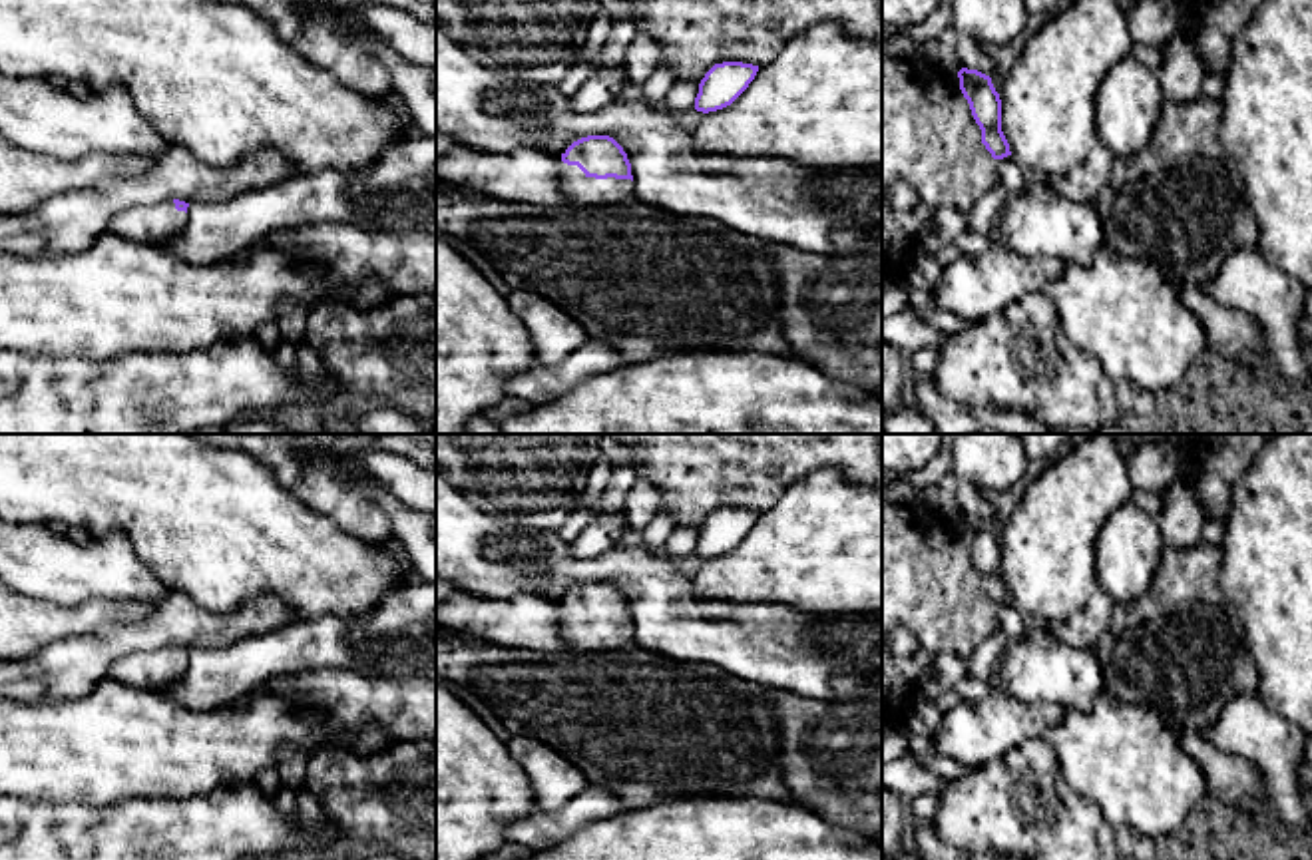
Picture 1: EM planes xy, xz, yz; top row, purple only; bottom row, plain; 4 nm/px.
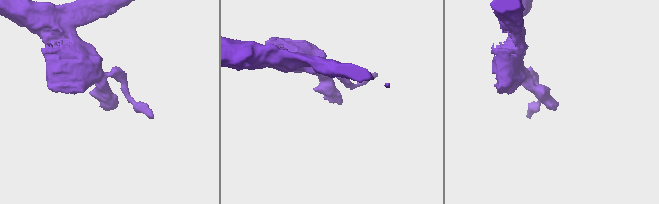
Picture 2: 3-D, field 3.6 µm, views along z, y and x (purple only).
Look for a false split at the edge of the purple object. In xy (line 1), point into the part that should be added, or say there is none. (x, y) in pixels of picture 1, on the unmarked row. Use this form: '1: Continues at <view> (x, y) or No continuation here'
1: Continues at xy (160, 669)

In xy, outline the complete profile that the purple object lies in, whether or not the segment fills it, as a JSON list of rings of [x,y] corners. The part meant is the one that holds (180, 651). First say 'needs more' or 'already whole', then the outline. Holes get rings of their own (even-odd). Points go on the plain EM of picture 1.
needs more | [[[173,645],[117,659],[108,677],[129,687],[163,693],[185,679],[189,649]]]

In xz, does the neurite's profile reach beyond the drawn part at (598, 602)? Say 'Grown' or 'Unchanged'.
Grown

